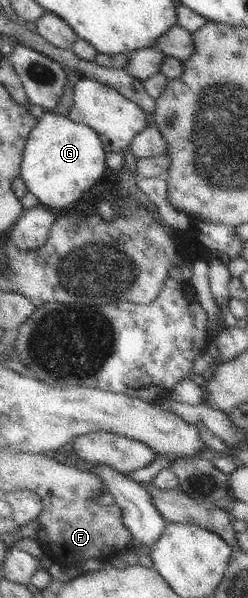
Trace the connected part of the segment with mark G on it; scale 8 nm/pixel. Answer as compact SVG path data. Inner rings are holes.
M47 113L29 133L18 175L27 191L33 193L40 204L58 215L72 211L86 194L92 192L92 187L104 177L106 168L106 152L96 131L84 124L74 123L69 117Z

